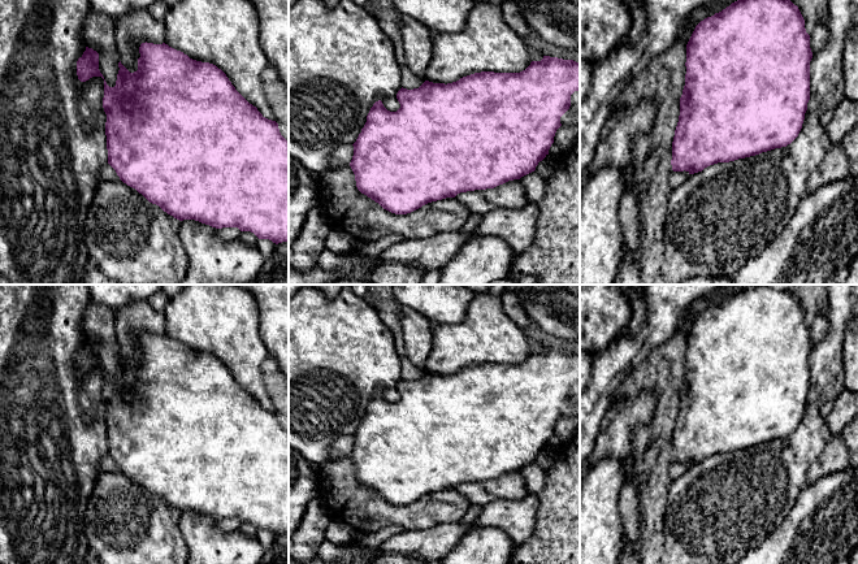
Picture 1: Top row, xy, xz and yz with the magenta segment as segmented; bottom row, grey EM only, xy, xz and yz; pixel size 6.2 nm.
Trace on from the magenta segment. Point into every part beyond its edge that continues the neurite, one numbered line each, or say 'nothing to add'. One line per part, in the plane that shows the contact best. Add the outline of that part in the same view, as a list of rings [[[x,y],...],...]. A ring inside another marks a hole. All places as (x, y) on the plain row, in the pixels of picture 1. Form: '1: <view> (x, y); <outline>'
nothing to add

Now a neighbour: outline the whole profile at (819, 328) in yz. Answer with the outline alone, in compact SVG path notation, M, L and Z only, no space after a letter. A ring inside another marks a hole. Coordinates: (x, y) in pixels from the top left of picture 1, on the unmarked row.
M818 316L810 326L810 339L812 344L819 343L828 333L829 321L827 316Z

